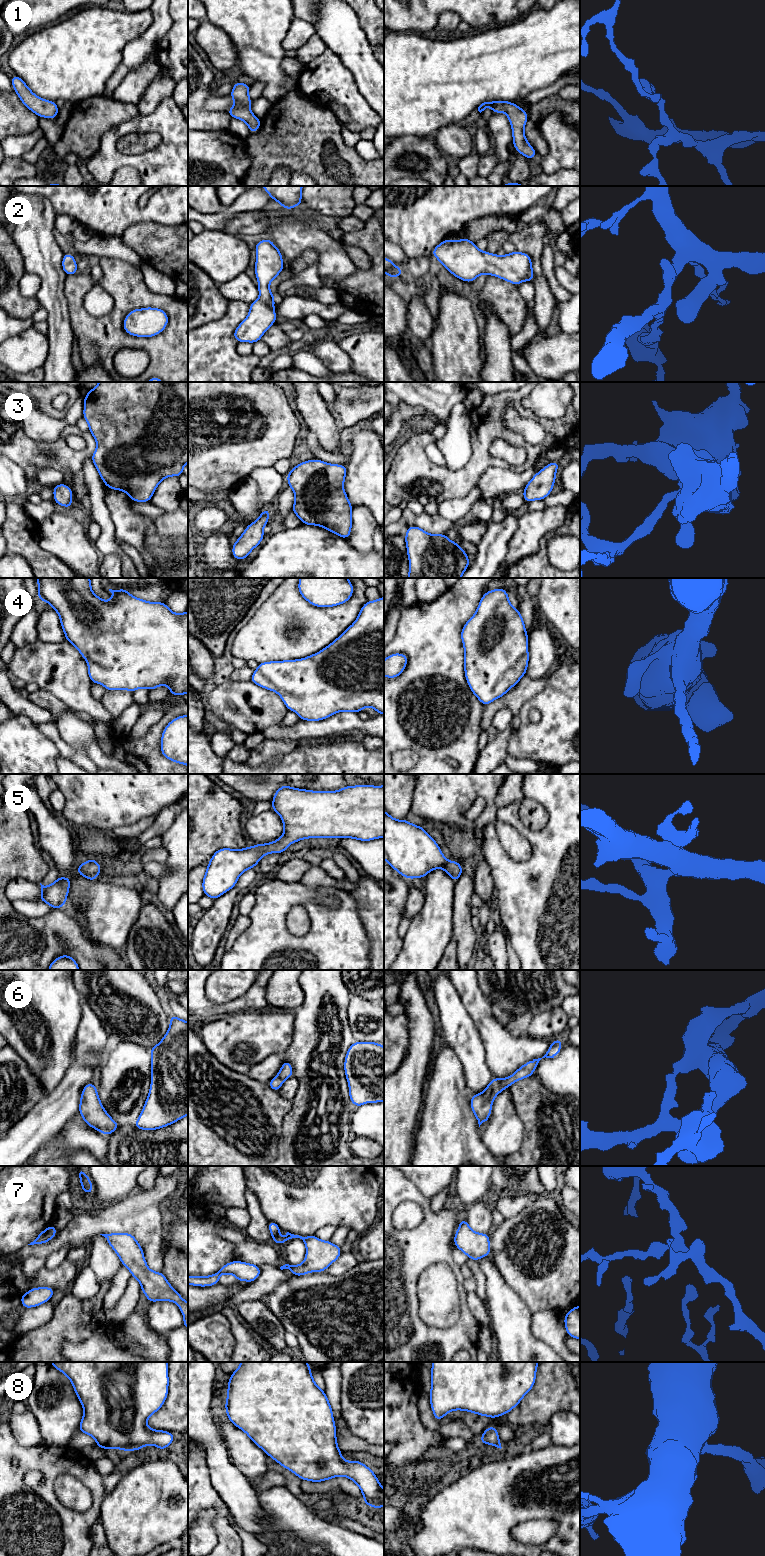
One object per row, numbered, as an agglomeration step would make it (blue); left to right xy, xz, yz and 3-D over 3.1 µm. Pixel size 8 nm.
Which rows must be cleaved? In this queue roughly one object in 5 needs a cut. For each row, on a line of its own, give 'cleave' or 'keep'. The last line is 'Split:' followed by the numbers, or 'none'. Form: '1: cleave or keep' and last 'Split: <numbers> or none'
1: keep
2: keep
3: keep
4: keep
5: keep
6: keep
7: keep
8: keep
Split: none

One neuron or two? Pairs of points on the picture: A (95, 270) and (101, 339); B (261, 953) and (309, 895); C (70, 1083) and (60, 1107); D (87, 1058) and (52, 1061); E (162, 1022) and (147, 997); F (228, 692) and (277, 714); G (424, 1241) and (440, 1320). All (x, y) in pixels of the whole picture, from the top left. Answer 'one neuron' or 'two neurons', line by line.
A: two neurons
B: one neuron
C: one neuron
D: two neurons
E: one neuron
F: one neuron
G: two neurons

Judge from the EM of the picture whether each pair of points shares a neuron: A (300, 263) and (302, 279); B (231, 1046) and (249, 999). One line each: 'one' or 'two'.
A: two
B: two

